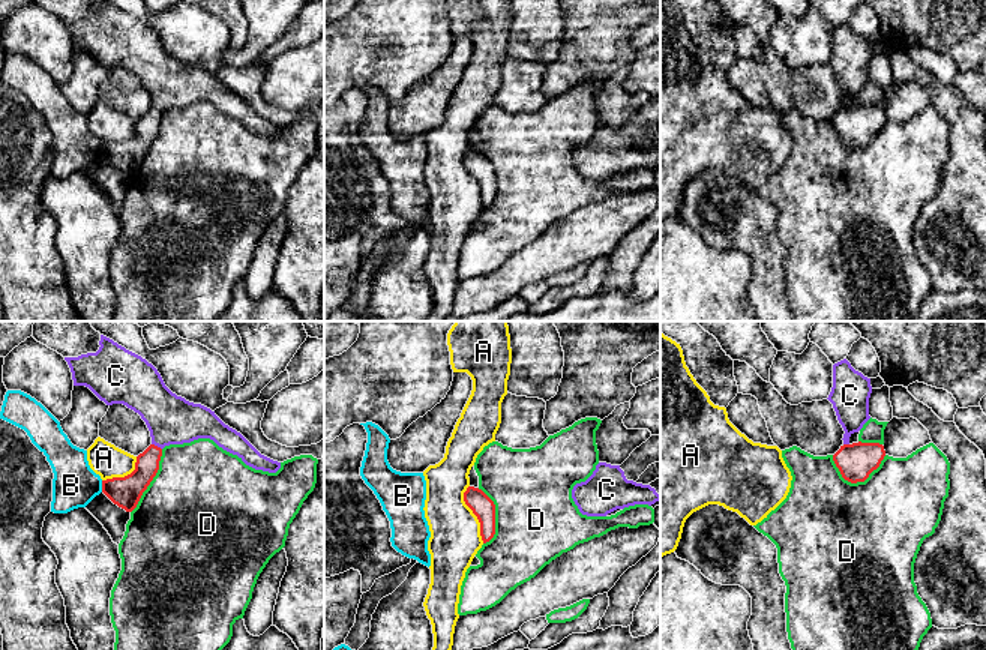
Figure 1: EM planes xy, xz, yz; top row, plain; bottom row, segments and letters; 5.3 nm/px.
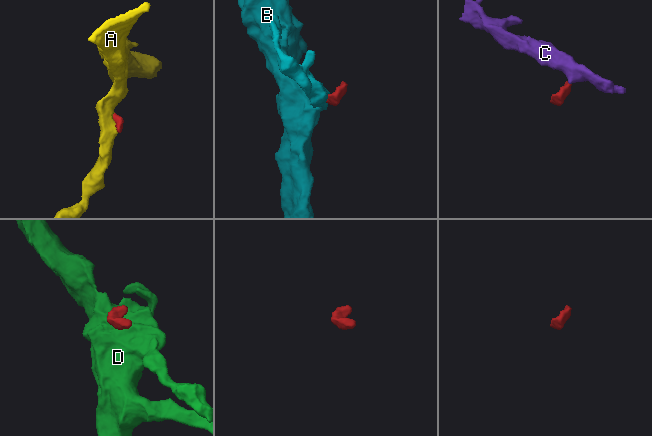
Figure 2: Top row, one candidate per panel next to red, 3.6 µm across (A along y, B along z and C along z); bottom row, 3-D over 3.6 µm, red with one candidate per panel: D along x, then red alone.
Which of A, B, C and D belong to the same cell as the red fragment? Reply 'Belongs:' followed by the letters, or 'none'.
Belongs: C

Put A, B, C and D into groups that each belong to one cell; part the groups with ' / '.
A / B / C / D

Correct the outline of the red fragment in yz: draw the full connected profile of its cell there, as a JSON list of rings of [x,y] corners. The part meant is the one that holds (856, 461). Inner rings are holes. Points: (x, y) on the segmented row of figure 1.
[[[846,359],[833,365],[833,387],[827,399],[845,431],[843,444],[833,455],[833,461],[842,477],[851,483],[864,482],[885,456],[879,443],[849,443],[849,437],[870,419],[870,393],[870,378],[855,371]]]

